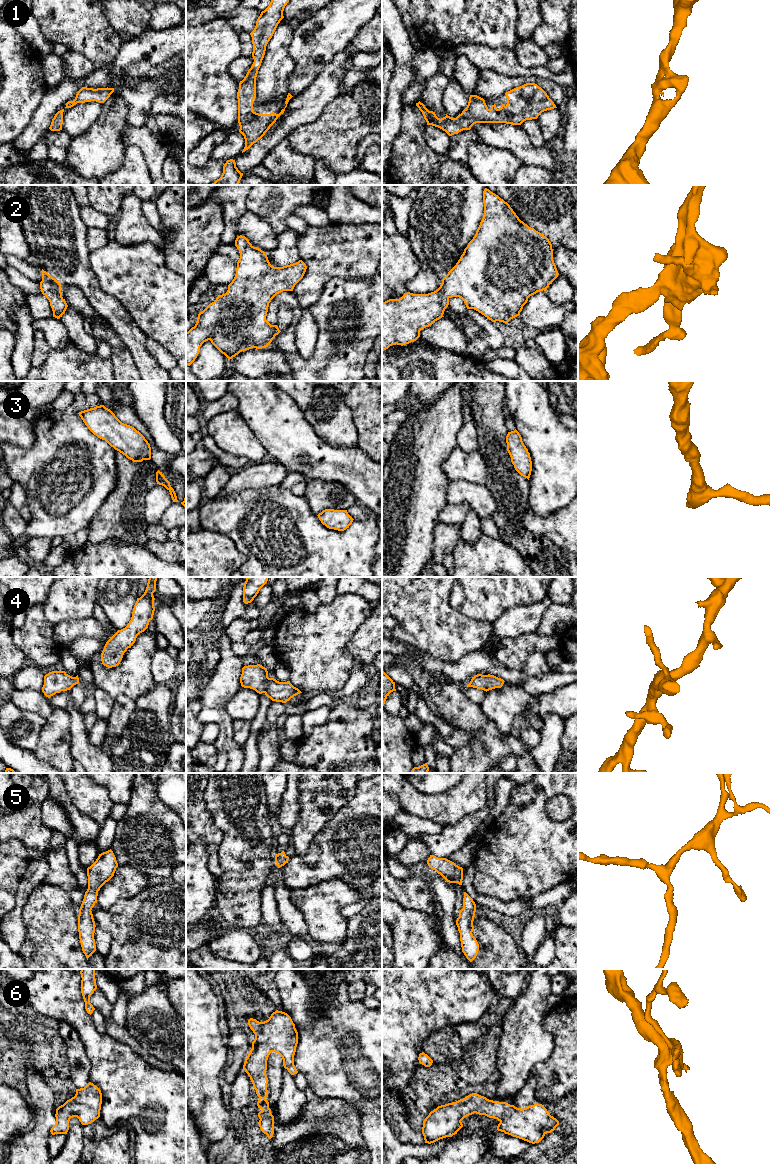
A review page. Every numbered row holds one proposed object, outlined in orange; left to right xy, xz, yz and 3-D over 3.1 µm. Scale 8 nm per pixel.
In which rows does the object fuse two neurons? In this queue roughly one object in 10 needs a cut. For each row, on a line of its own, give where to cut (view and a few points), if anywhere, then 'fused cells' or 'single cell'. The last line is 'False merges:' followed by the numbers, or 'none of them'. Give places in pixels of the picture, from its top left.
1: no cut | single cell
2: no cut | single cell
3: no cut | single cell
4: no cut | single cell
5: no cut | single cell
6: no cut | single cell
False merges: none of them

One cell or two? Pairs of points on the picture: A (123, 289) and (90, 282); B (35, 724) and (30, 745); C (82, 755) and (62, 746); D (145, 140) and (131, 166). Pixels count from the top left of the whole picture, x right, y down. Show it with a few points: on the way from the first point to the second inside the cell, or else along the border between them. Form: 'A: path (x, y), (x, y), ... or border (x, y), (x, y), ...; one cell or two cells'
A: border (90, 262), (91, 269), (99, 286), (117, 299); two cells
B: path (33, 729), (30, 734), (30, 740); one cell
C: border (69, 725), (70, 755), (74, 760); two cells
D: border (127, 144), (135, 144), (140, 149), (149, 171); two cells

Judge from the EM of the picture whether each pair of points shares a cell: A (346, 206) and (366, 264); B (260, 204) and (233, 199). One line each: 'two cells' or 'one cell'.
A: two cells
B: two cells

